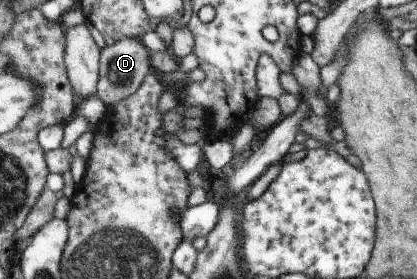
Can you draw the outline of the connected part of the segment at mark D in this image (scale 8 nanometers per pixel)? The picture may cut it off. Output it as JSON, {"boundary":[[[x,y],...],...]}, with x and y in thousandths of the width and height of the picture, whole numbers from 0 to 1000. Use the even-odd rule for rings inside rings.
{"boundary":[[[300,133],[245,179],[240,237],[240,283],[235,294],[235,341],[257,376],[273,376],[290,358],[309,351],[338,315],[348,276],[369,244],[362,233],[362,186],[338,136]]]}

